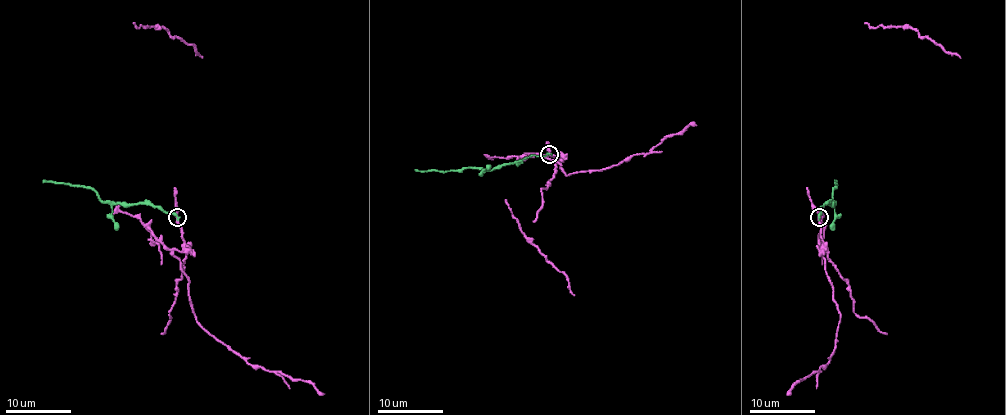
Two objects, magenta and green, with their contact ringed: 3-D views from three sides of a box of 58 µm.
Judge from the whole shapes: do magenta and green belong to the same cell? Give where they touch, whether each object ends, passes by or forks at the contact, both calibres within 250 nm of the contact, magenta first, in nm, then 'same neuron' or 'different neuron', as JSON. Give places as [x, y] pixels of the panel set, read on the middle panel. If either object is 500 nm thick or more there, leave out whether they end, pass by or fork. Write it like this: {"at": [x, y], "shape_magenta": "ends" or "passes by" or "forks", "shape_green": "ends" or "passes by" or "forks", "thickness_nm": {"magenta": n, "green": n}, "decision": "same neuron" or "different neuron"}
{"at": [549, 154], "shape_magenta": "passes by", "shape_green": "ends", "thickness_nm": {"magenta": 170, "green": 260}, "decision": "different neuron"}

